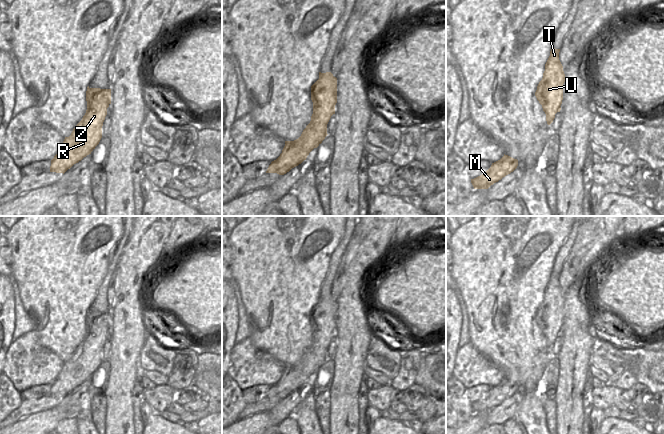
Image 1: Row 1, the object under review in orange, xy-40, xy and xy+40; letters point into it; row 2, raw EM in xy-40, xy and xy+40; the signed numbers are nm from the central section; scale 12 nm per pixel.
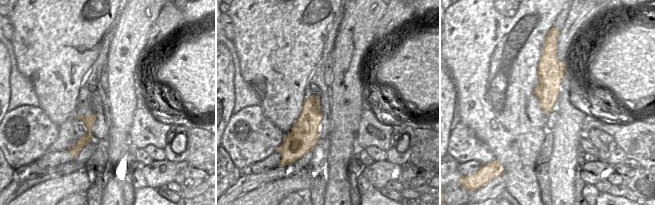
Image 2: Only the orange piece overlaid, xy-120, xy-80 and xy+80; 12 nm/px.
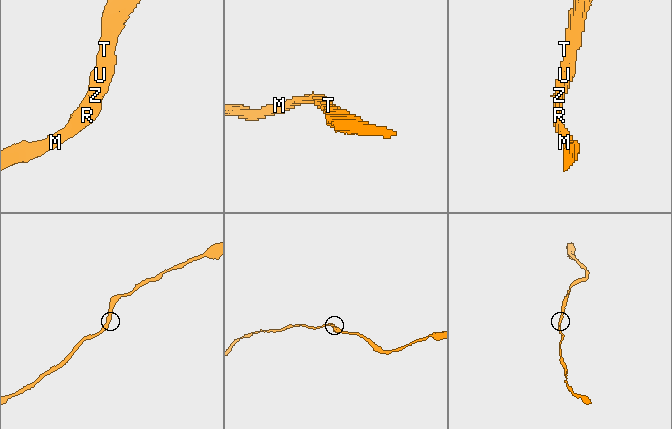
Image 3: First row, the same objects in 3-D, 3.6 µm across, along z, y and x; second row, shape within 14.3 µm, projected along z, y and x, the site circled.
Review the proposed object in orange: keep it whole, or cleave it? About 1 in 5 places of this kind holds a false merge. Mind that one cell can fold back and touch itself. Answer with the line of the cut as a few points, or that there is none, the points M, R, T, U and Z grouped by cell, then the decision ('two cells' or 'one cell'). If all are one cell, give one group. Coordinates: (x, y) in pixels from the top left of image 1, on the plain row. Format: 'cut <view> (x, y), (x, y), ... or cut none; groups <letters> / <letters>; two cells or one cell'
cut none; groups M R T U Z; one cell

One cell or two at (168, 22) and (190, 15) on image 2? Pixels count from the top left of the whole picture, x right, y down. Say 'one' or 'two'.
two

